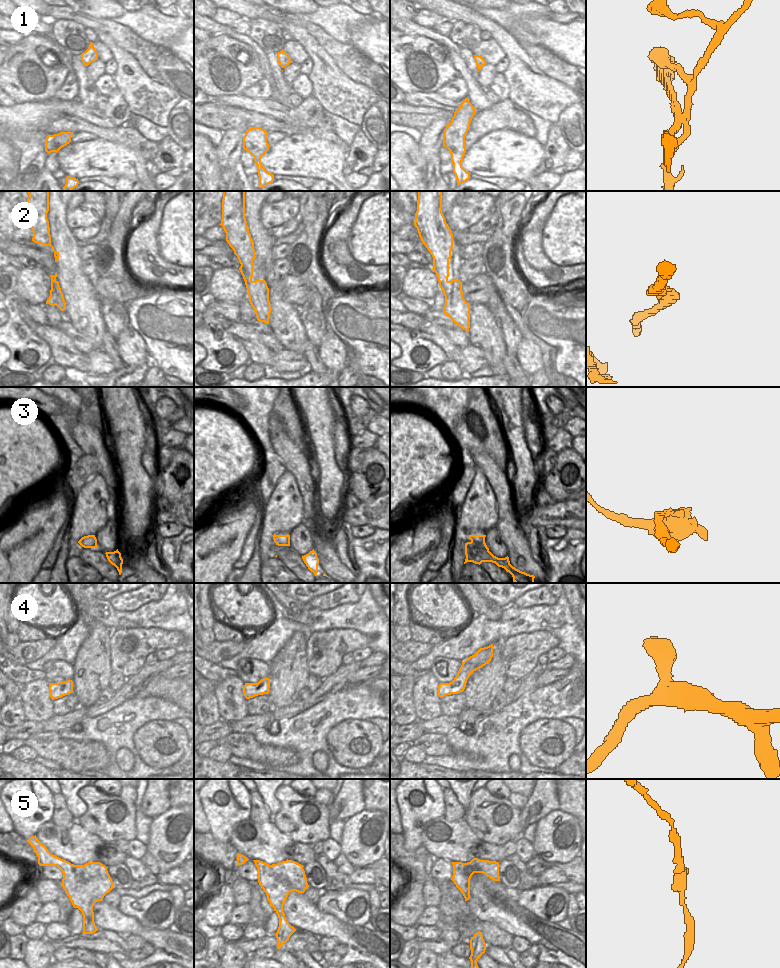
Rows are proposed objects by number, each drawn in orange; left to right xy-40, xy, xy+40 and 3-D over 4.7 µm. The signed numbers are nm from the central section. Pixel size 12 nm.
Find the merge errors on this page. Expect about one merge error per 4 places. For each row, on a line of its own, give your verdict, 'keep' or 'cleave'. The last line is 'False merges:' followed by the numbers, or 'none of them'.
1: cleave
2: keep
3: cleave
4: keep
5: keep
False merges: 1, 3

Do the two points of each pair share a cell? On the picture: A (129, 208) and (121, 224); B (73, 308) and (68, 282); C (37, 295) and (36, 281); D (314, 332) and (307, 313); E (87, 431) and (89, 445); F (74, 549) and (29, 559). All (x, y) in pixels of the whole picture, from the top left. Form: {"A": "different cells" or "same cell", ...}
{"A": "same cell", "B": "same cell", "C": "same cell", "D": "same cell", "E": "same cell", "F": "different cells"}

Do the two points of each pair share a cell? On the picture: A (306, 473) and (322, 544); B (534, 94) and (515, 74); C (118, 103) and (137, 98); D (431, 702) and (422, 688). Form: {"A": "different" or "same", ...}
{"A": "same", "B": "same", "C": "different", "D": "same"}

